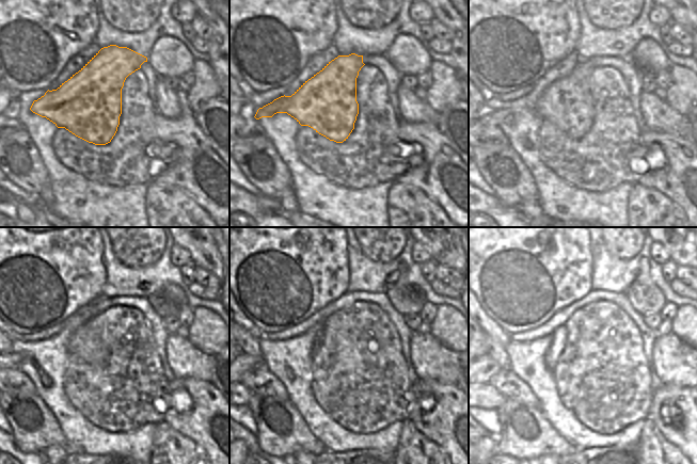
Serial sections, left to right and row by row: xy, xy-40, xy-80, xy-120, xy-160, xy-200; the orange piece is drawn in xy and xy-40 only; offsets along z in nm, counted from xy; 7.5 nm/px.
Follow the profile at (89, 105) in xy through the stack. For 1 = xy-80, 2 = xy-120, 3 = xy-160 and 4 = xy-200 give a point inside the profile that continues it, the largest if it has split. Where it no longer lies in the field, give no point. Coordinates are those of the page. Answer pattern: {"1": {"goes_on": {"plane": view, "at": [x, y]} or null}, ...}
{"1": {"goes_on": {"plane": "xy-80", "at": [567, 104]}}, "2": {"goes_on": {"plane": "xy-120", "at": [90, 342]}}, "3": {"goes_on": {"plane": "xy-160", "at": [251, 364]}}, "4": {"goes_on": {"plane": "xy-200", "at": [490, 367]}}}

